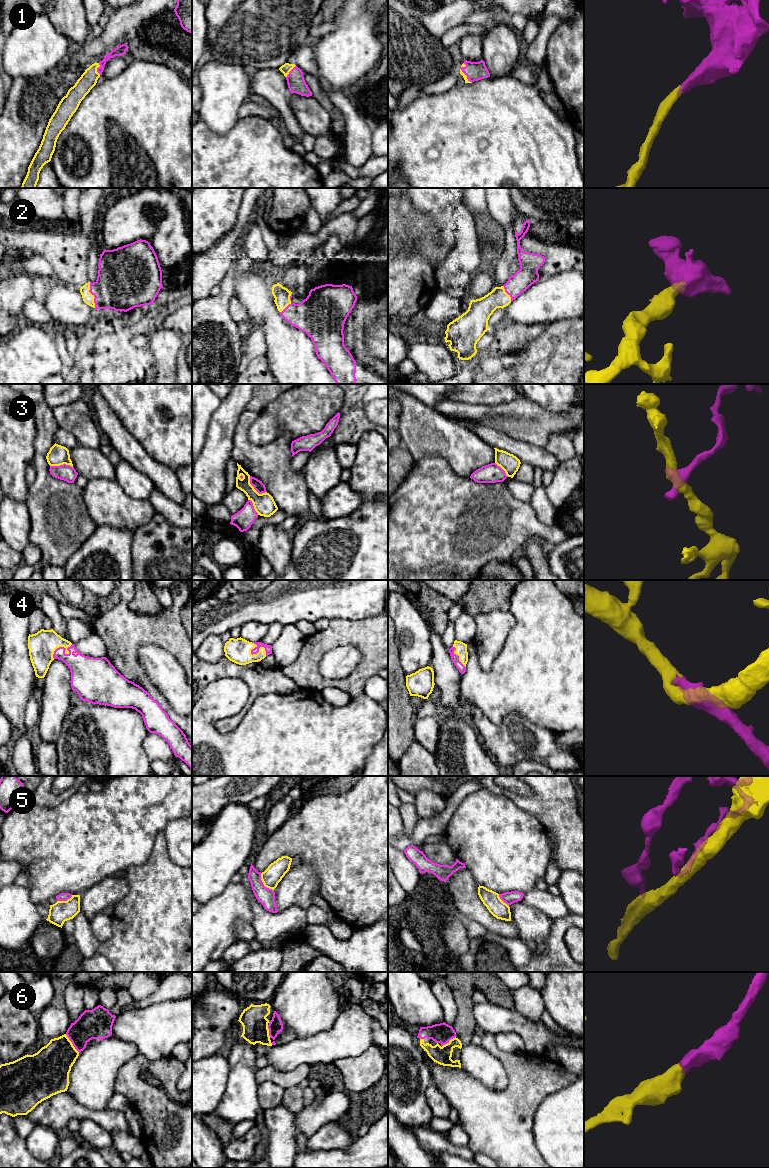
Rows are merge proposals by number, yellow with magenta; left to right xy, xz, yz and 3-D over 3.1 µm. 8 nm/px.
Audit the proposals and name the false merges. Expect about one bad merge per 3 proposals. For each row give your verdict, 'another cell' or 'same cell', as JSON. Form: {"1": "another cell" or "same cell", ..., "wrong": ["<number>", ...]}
{"1": "same cell", "2": "same cell", "3": "another cell", "4": "same cell", "5": "another cell", "6": "same cell", "wrong": ["3", "5"]}

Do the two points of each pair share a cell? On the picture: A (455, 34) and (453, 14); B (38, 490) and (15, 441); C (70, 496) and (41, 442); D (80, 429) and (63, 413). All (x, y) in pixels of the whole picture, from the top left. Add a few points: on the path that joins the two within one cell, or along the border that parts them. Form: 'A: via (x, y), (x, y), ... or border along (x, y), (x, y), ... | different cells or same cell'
A: border along (462, 23), (449, 29), (438, 39) | different cells
B: border along (28, 486), (28, 492), (24, 501) | different cells
C: via (55, 487), (42, 473), (41, 457) | same cell
D: via (76, 425), (67, 416) | same cell

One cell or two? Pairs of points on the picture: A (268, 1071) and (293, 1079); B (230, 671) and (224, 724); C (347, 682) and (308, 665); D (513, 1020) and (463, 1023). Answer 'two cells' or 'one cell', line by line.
A: one cell
B: one cell
C: one cell
D: two cells

